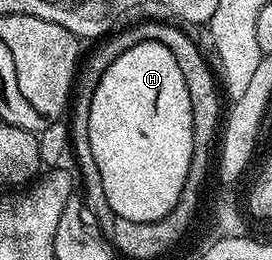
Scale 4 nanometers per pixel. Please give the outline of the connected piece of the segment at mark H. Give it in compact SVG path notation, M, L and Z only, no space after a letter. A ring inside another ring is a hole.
M150 37L144 39L144 43L135 43L132 47L124 46L116 54L110 71L102 79L102 84L97 85L97 89L93 93L93 101L89 107L89 119L91 121L89 137L93 140L95 146L97 167L103 170L105 193L111 198L113 213L125 217L125 221L156 223L161 221L161 217L165 217L177 205L191 168L193 149L195 148L193 141L193 105L189 101L189 88L185 85L185 73L181 73L181 65L177 65L177 57L173 57L173 53L169 53L169 49L163 46L159 40Z

